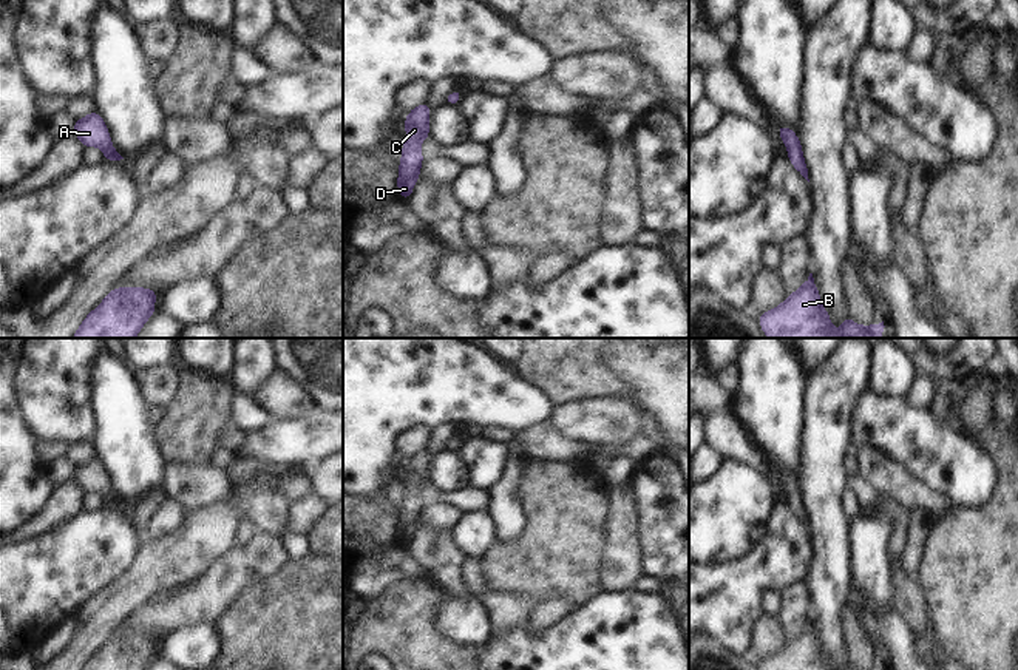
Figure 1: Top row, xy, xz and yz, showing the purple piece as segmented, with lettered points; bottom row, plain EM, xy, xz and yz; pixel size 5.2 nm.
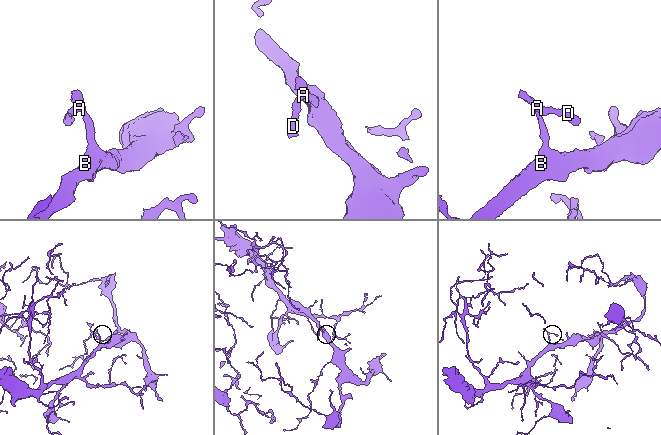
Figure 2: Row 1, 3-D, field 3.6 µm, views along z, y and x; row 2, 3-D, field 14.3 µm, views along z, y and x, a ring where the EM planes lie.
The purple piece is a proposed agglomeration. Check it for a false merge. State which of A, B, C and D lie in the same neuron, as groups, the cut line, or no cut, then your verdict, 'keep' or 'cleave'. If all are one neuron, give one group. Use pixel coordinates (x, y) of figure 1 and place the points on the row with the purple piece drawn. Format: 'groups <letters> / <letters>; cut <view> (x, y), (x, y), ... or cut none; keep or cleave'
groups A B C D; cut none; keep

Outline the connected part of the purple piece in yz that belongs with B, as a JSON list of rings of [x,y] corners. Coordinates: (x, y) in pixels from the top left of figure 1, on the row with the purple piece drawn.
[[[813,273],[780,306],[760,313],[758,321],[768,338],[836,338],[839,333],[820,303]]]

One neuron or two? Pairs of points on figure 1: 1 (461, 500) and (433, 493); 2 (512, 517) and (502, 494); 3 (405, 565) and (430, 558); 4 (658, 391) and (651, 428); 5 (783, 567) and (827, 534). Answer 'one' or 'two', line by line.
1: one
2: one
3: two
4: two
5: two

